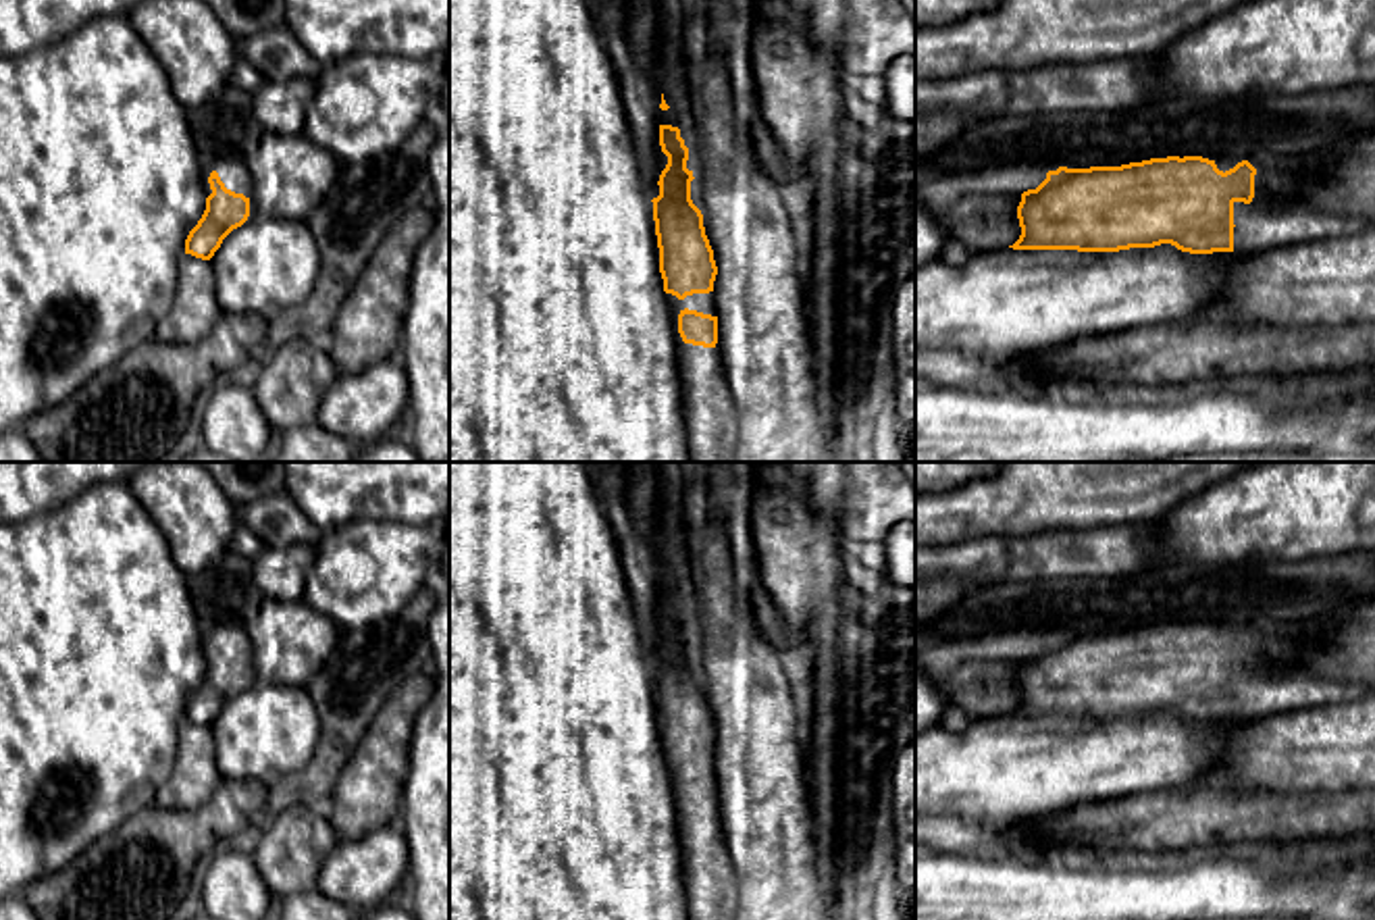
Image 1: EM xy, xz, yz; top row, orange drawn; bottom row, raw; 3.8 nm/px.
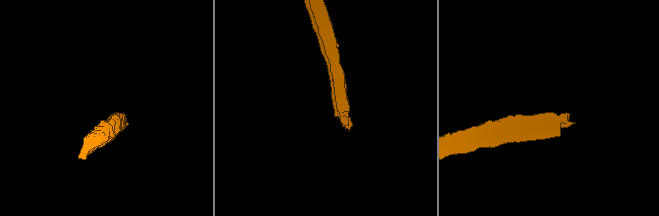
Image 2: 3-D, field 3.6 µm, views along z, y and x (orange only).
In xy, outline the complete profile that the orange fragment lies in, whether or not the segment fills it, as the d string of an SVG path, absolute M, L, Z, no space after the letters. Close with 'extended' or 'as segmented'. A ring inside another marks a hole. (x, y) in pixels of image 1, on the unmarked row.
M225 622L202 633L206 676L185 706L185 720L210 726L223 706L256 683L248 624Z; extended

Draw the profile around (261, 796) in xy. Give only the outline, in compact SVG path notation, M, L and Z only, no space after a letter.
M225 778L198 810L150 806L100 837L71 864L33 880L21 893L40 920L168 920L210 853L245 824L275 808L277 787L245 778Z

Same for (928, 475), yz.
M915 462L915 493L949 491L976 477L992 477L1001 462Z

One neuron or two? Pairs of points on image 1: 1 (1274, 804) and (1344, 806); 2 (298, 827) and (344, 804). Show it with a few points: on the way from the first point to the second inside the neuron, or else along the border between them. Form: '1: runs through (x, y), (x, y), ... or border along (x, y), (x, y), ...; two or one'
1: runs through (1290, 808), (1328, 808); one
2: border along (323, 808), (340, 839); two

